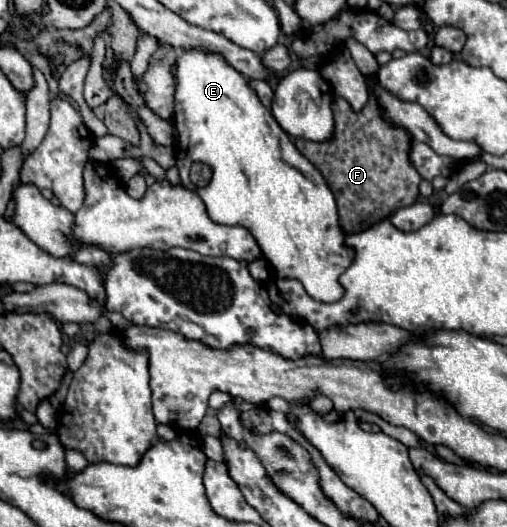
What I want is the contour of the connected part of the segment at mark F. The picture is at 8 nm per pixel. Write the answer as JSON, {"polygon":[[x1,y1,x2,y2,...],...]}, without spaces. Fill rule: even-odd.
{"polygon":[[368,93,368,103,358,113,342,97,334,99,332,111,336,121,334,139,326,143,294,139,294,145,324,175,338,205,338,225,342,231,346,235,360,233,388,219,396,209,412,205,418,199,422,177,408,157,410,133,384,117,374,93]]}

